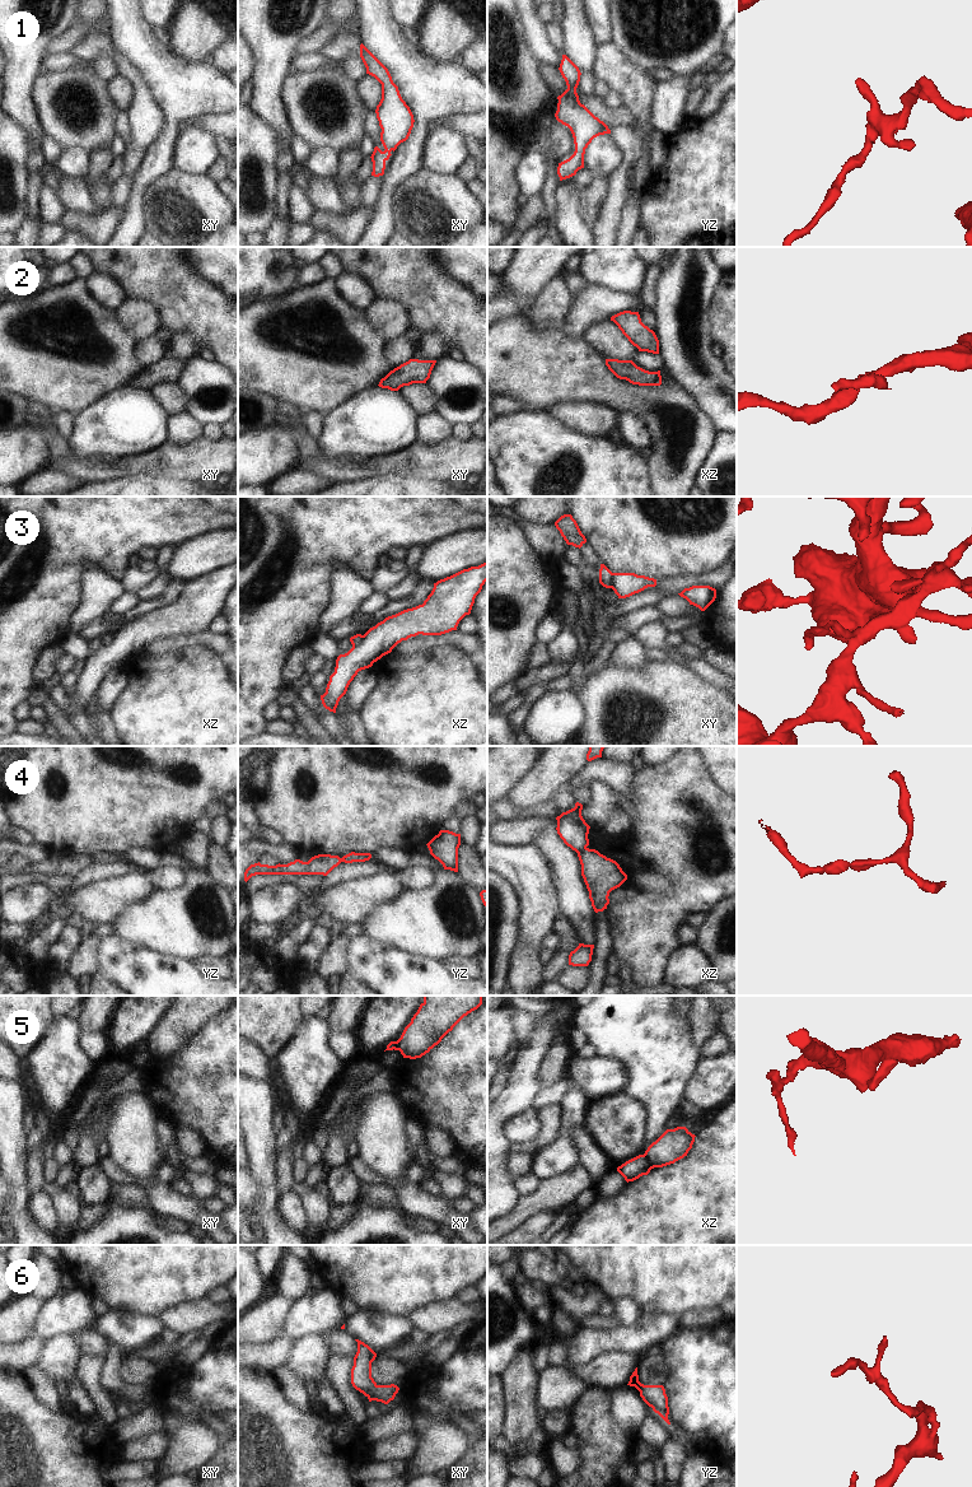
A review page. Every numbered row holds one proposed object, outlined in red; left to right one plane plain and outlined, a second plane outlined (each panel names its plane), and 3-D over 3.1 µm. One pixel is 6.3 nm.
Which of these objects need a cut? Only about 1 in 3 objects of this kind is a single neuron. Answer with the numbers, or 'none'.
2, 3, 4, 5

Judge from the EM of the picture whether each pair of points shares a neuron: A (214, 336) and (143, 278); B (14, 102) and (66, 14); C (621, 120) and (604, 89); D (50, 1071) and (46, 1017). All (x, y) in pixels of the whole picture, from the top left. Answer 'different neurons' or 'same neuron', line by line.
A: same neuron
B: same neuron
C: different neurons
D: different neurons

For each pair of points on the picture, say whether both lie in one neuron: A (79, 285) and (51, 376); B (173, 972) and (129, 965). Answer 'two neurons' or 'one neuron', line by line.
A: one neuron
B: one neuron

